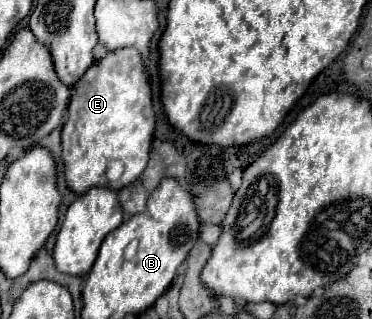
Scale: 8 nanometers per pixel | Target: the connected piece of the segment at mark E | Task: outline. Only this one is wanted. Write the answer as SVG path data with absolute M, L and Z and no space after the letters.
M134 48L108 52L100 62L92 64L76 84L76 94L68 106L68 120L62 128L62 162L64 180L76 194L84 194L94 186L108 186L120 190L134 182L148 162L156 116L150 98L150 84L144 74L142 56Z

